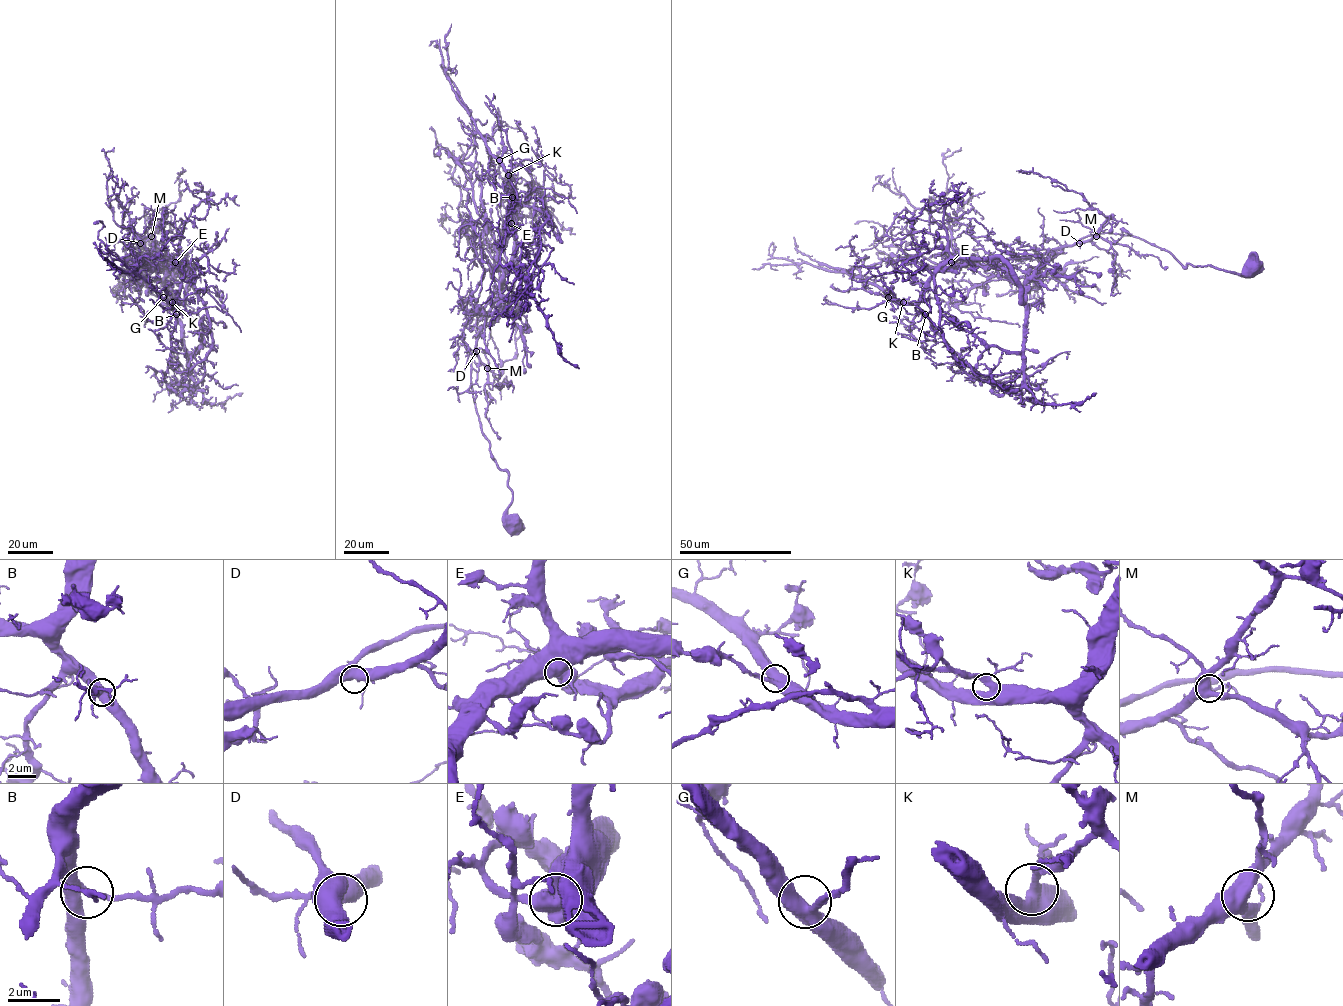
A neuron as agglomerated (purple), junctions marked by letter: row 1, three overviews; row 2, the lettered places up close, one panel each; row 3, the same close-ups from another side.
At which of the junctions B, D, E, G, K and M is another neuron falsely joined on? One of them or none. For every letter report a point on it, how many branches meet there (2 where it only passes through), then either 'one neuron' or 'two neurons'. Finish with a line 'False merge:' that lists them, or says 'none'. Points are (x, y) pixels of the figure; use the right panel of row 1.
B: (925, 314) | 3 | one neuron
D: (1079, 243) | 3 | one neuron
E: (951, 262) | 3 | one neuron
G: (888, 297) | 3 | one neuron
K: (903, 302) | 3 | one neuron
M: (1096, 236) | 3 | one neuron
False merge: none

